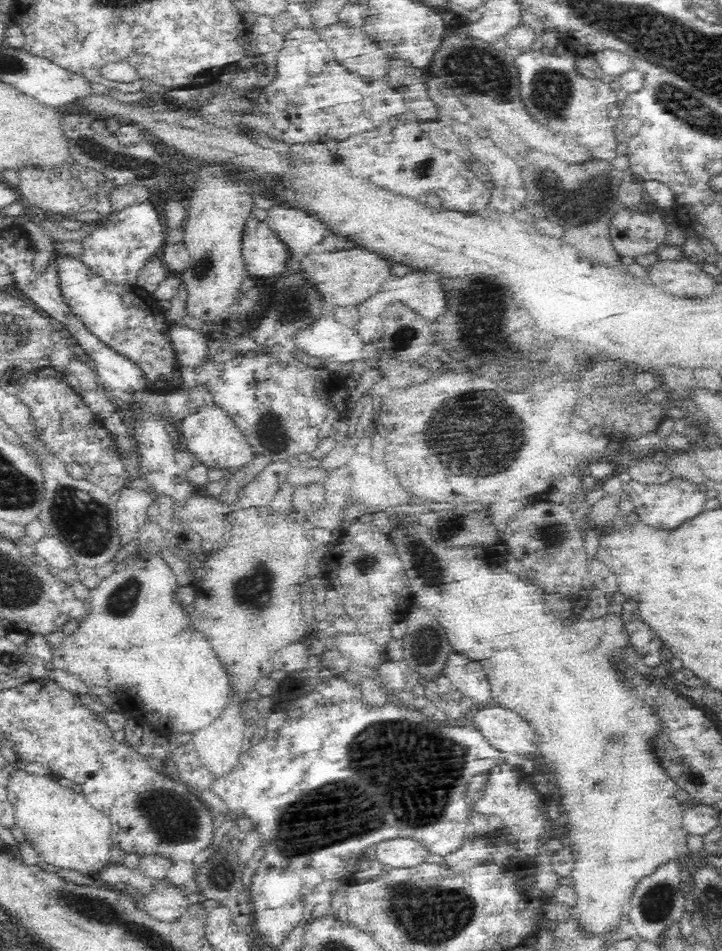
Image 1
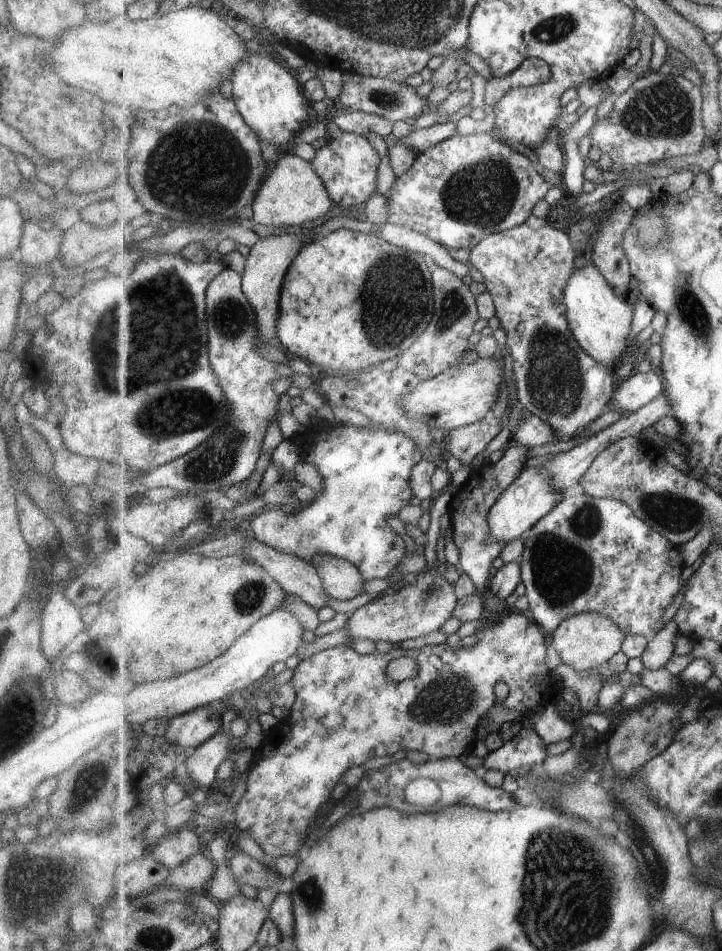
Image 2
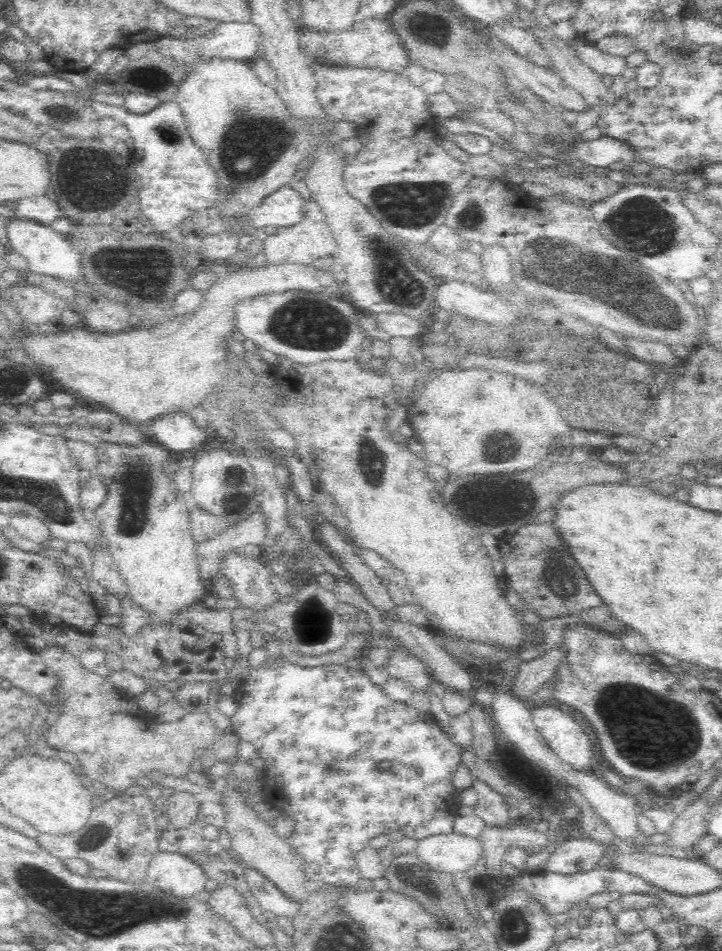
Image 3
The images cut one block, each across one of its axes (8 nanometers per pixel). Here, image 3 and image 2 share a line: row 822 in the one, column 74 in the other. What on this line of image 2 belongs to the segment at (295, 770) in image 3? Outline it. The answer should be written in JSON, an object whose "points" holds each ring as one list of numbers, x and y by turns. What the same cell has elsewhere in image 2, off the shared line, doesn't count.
{"points":[[145,252,143,260,137,264,135,272,131,274,119,274,119,276,102,276,91,273,91,279,85,282,79,292,68,291,63,295,61,304,48,314,43,314,41,326,32,335,29,348,29,358,39,358,39,380,49,380,50,386,55,386,55,393,61,398,65,412,60,421,55,421,61,442,70,453,83,457,98,459,104,467,121,464,127,465,133,470,141,470,143,473,170,464,191,450,198,449,207,442,211,436,215,436,219,430,227,428,231,420,231,408,227,404,227,396,223,394,219,380,215,376,214,367,211,366,210,351,208,350,208,323,205,310,207,310,206,292,211,282,215,281,226,270,223,262,205,262,196,264,183,257,180,252,167,254,153,254]]}

